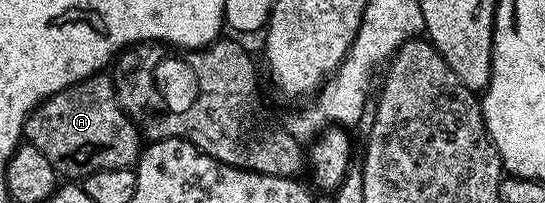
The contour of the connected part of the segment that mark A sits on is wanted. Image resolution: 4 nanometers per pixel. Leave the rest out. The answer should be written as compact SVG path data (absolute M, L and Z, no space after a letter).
M106 74L90 76L43 100L26 119L24 136L44 154L44 158L48 158L48 162L52 162L55 172L66 178L81 178L96 170L137 165L144 151L140 129L126 115L115 92L114 81Z

